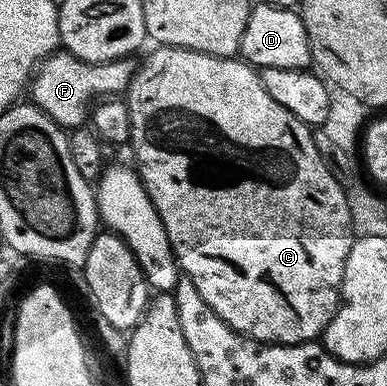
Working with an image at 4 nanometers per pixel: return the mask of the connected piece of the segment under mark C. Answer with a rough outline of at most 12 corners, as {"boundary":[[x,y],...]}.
{"boundary":[[157,45],[128,146],[199,297],[308,343],[355,236],[310,124]]}

